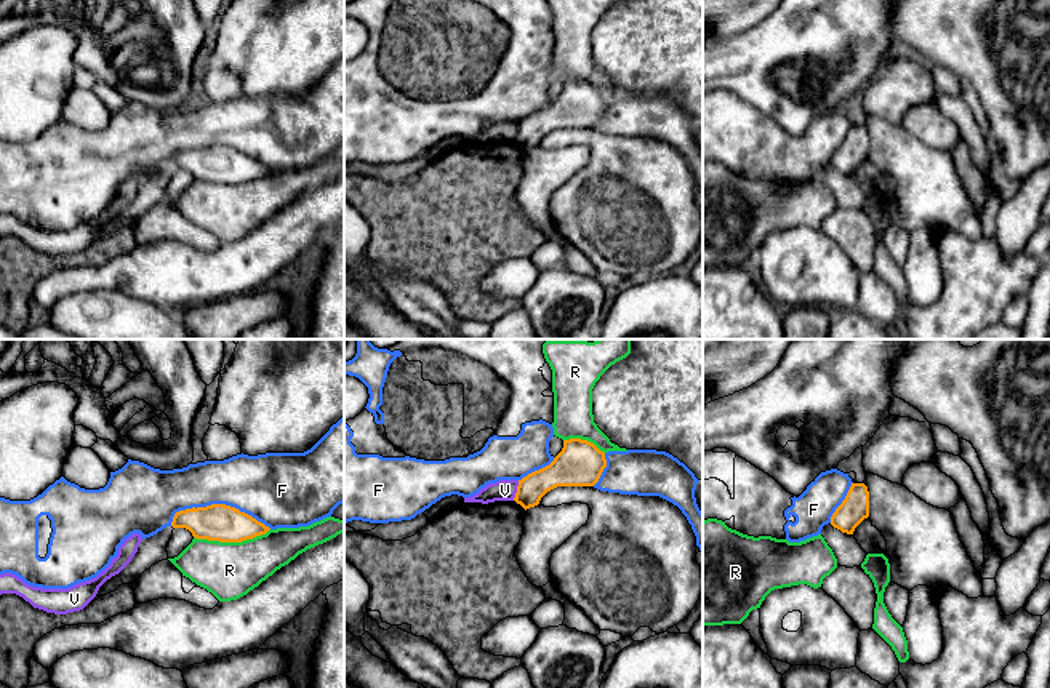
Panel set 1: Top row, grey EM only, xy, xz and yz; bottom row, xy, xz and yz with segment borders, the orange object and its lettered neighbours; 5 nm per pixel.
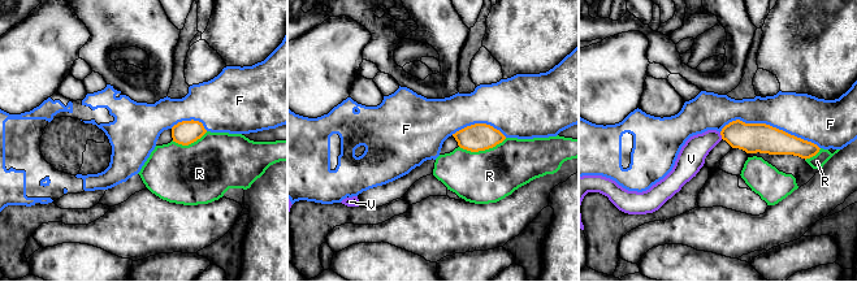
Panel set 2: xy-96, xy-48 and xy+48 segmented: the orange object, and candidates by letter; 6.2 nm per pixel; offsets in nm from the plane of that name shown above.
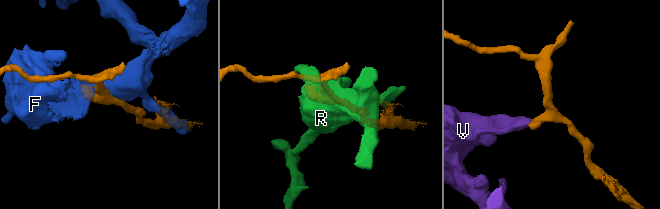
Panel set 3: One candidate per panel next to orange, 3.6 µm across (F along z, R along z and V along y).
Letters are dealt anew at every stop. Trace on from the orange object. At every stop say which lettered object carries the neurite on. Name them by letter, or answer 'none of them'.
none of them

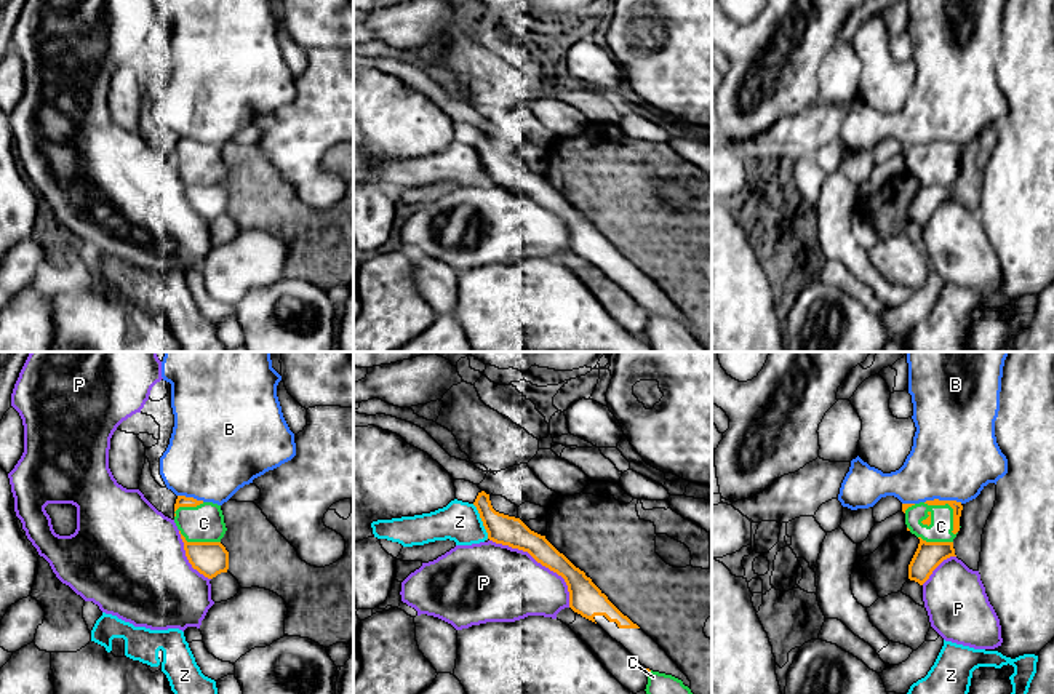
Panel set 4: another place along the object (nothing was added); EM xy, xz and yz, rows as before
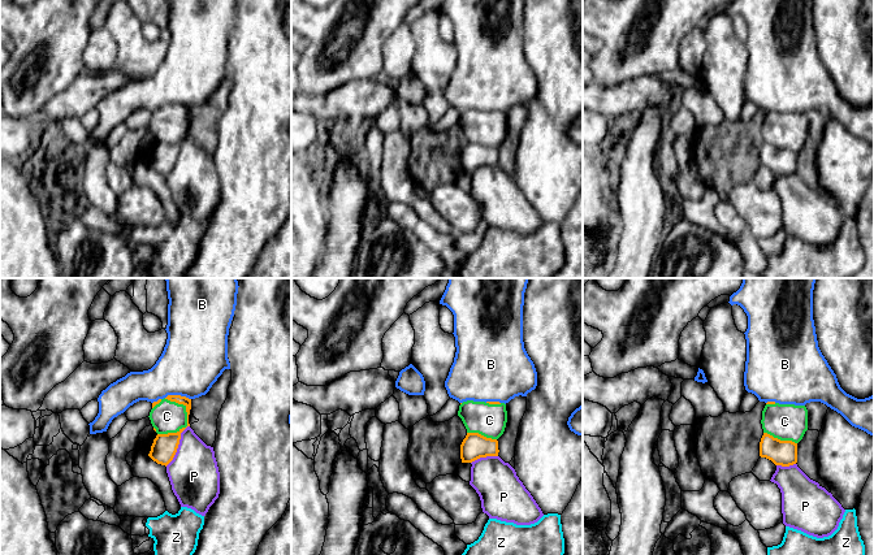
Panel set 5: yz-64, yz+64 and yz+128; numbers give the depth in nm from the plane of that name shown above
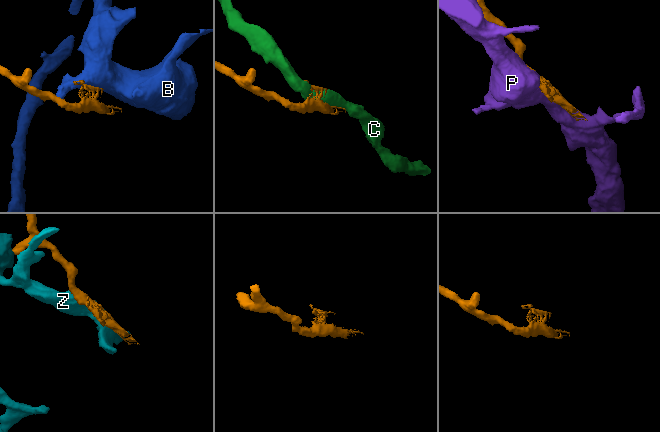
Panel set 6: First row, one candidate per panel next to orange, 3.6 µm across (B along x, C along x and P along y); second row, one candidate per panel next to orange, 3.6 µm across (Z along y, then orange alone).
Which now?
C

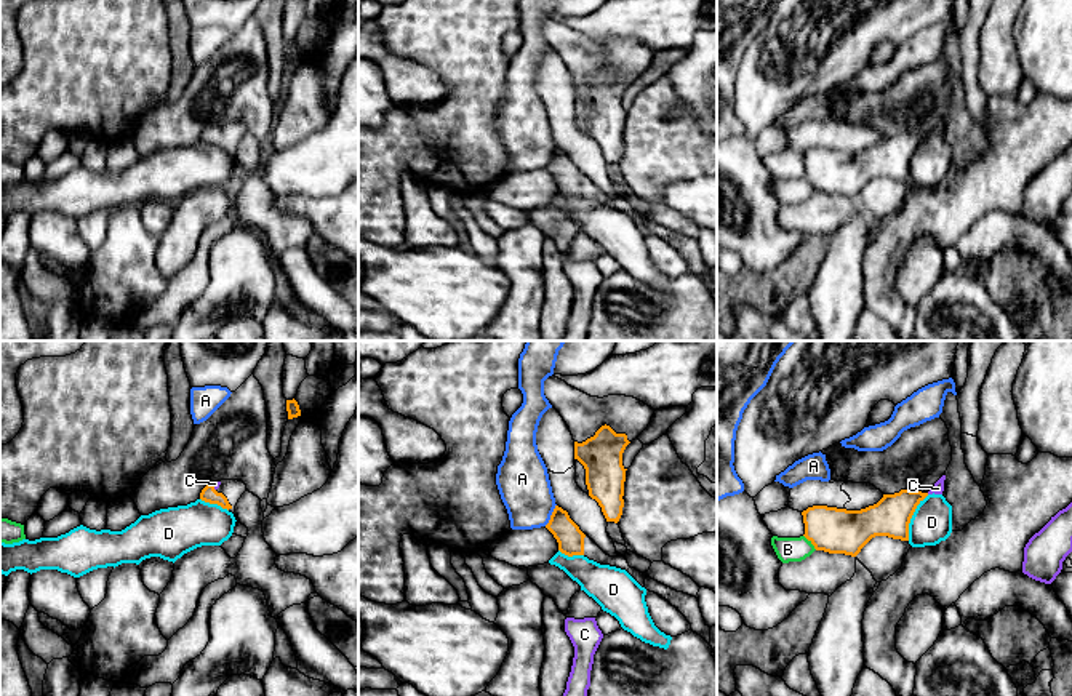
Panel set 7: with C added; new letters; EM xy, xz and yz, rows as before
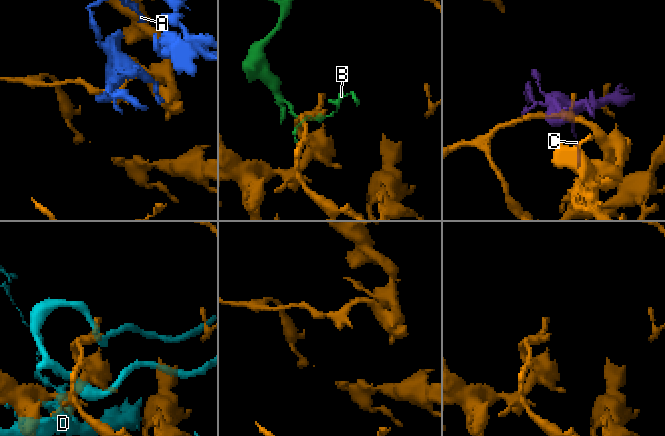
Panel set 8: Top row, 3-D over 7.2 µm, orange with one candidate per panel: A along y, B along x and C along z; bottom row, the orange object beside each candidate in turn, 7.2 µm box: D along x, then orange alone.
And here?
C

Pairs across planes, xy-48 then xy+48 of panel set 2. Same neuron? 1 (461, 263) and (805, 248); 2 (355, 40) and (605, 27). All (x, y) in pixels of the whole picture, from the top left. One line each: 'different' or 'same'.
1: same
2: different

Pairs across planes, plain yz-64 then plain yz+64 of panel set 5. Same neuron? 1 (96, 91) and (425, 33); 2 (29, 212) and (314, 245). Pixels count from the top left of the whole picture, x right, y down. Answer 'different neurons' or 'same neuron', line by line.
1: different neurons
2: same neuron

